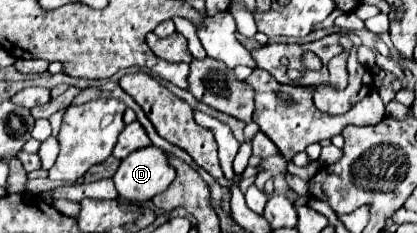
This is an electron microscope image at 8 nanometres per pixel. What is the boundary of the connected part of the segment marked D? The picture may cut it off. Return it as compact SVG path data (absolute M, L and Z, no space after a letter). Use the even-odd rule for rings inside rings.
M148 146L126 156L112 180L120 198L146 202L164 192L174 176L176 172L166 162L166 154L156 146Z

